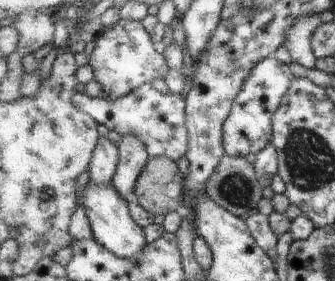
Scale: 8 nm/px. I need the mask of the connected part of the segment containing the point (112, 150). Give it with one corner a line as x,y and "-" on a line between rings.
101,138
89,170
89,182
95,185
109,185
116,174
120,162
120,151
117,144
107,138

